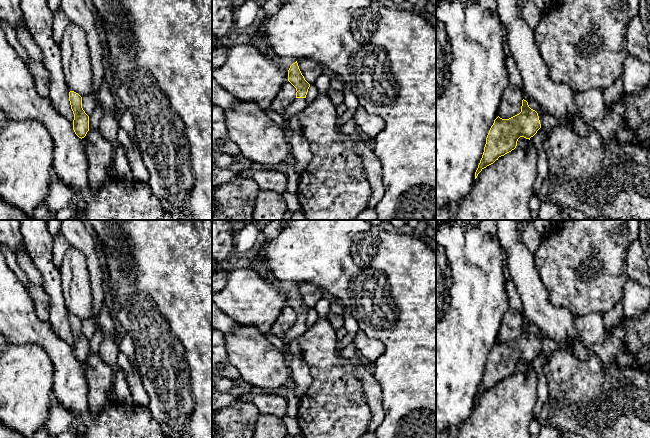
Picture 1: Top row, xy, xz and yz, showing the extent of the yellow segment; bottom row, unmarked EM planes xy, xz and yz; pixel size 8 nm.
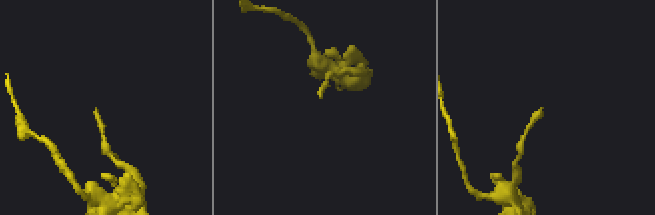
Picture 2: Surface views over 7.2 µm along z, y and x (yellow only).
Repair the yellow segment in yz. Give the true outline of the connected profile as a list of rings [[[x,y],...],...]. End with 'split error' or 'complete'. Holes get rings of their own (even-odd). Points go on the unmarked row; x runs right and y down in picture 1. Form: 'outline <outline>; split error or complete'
outline [[[524,323],[519,338],[509,343],[502,343],[498,340],[487,359],[484,376],[475,396],[475,403],[484,392],[514,374],[520,361],[530,364],[540,352],[538,337],[531,333]]]; complete

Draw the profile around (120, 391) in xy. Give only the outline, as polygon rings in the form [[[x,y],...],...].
[[[117,367],[114,369],[112,396],[115,400],[123,404],[133,403],[132,394],[125,379],[124,372]]]

